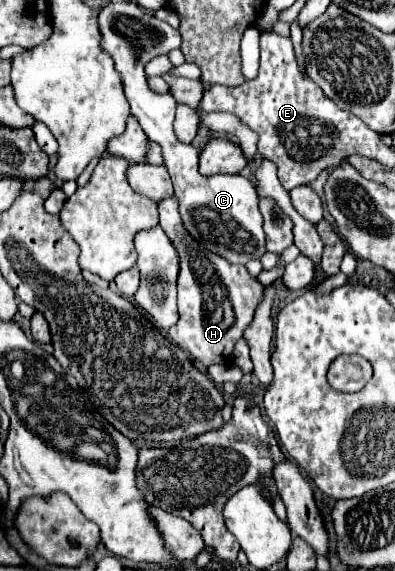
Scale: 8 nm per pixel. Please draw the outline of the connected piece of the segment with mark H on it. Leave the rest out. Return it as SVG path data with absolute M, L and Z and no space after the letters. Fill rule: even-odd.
M166 198L158 204L160 226L172 238L180 254L180 278L178 278L178 312L180 320L170 328L170 340L182 350L188 350L192 358L206 368L230 360L234 344L242 338L244 330L254 320L258 304L264 300L266 286L252 278L246 266L236 266L208 254L182 226L176 198ZM206 252L206 254L204 254Z

